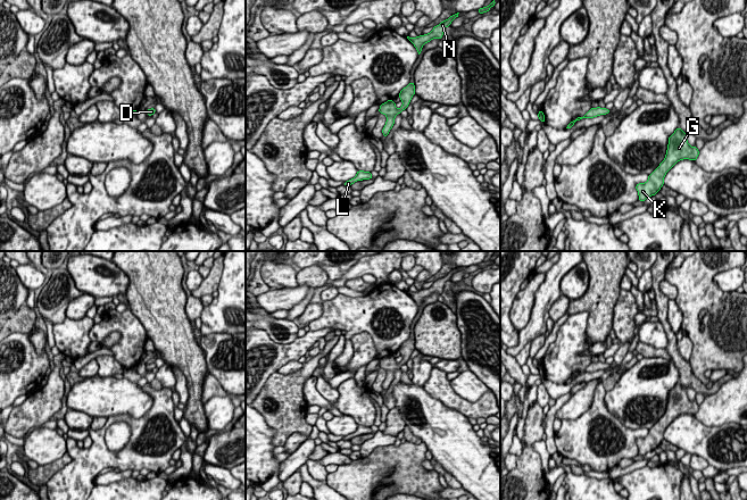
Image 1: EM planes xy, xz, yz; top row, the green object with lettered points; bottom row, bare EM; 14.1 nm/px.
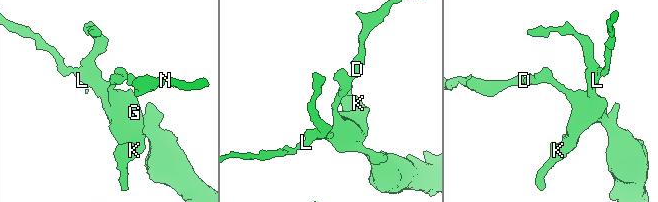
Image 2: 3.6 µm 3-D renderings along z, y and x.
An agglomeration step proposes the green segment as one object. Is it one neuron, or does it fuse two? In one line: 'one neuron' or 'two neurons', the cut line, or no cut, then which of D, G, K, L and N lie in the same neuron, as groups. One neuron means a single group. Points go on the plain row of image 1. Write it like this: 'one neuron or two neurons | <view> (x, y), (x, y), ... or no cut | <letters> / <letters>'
one neuron | no cut | D G K L N

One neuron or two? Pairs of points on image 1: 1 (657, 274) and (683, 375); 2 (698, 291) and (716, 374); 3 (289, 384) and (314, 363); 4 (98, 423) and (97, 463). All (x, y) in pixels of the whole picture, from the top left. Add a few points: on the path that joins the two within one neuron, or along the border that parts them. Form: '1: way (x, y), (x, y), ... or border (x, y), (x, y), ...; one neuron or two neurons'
1: way (661, 299), (663, 319), (672, 336), (672, 350); one neuron
2: border (727, 369), (712, 371); two neurons
3: way (295, 382), (308, 368); one neuron
4: border (108, 418), (101, 427), (90, 428); two neurons

